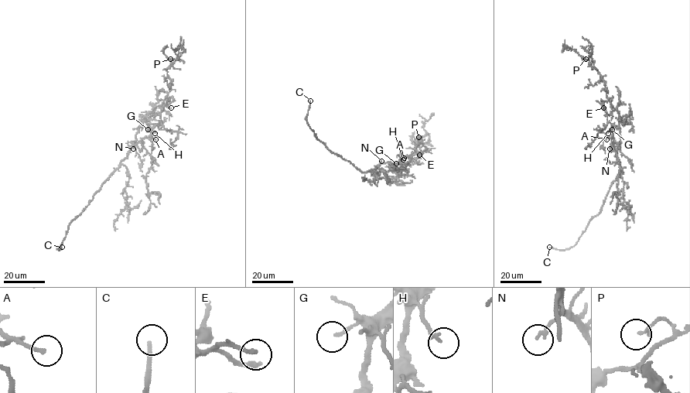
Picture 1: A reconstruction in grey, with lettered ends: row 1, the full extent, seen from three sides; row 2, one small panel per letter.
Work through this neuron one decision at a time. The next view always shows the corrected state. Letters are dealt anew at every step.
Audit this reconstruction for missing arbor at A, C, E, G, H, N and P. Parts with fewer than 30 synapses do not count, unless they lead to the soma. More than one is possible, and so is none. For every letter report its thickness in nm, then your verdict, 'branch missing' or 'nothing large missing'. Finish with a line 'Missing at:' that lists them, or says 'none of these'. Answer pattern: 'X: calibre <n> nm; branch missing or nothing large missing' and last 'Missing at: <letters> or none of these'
A: calibre 160 nm; branch missing
C: calibre 190 nm; branch missing
E: calibre 160 nm; nothing large missing
G: calibre 110 nm; nothing large missing
H: calibre 180 nm; branch missing
N: calibre 170 nm; nothing large missing
P: calibre 140 nm; nothing large missing
Missing at: A, C, H

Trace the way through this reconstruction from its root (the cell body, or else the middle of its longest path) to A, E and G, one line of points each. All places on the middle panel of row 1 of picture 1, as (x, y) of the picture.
A: (379, 169), (380, 163), (397, 163), (400, 158), (404, 158)
E: (379, 169), (380, 163), (407, 162), (411, 155), (419, 155)
G: (379, 169), (380, 163), (396, 163)

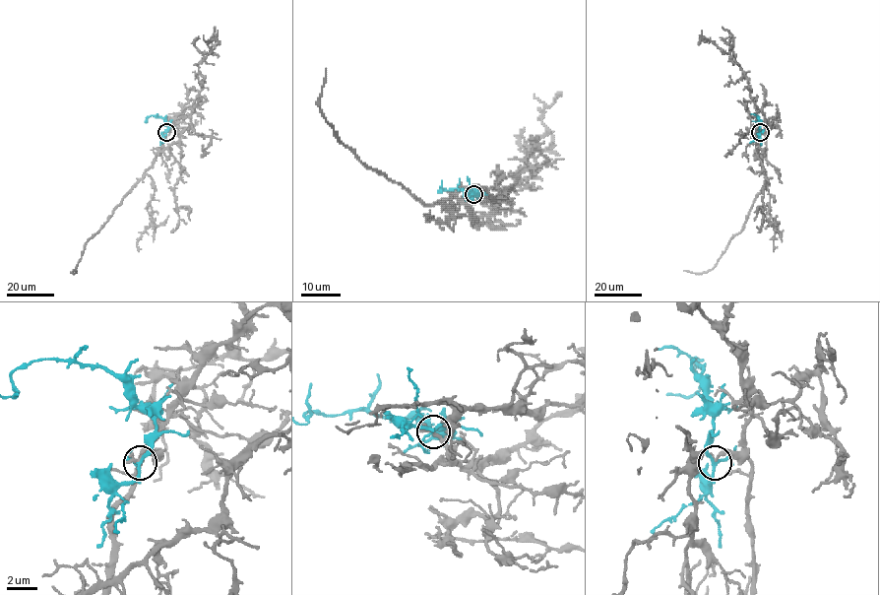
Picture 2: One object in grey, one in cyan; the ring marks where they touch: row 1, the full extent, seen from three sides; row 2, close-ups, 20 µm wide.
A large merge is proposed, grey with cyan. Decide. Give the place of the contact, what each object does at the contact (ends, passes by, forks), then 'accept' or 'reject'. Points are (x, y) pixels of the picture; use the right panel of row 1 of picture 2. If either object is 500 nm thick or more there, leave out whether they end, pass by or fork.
at (760, 132); grey passes by; cyan forks there; reject

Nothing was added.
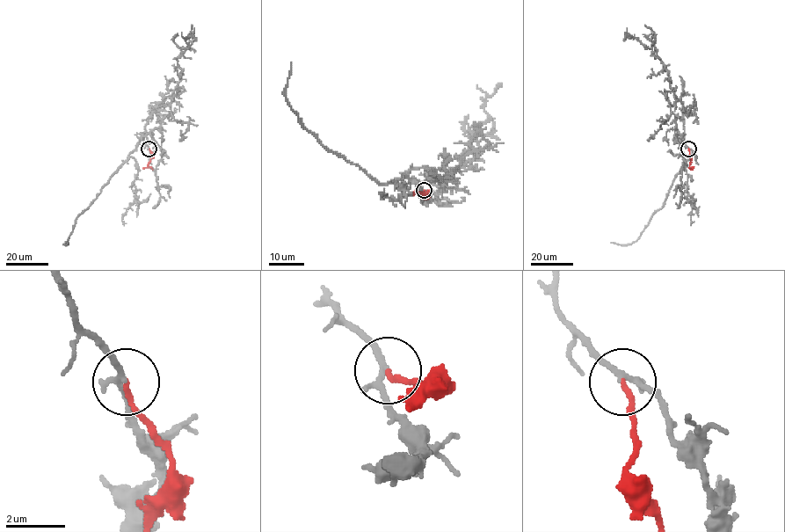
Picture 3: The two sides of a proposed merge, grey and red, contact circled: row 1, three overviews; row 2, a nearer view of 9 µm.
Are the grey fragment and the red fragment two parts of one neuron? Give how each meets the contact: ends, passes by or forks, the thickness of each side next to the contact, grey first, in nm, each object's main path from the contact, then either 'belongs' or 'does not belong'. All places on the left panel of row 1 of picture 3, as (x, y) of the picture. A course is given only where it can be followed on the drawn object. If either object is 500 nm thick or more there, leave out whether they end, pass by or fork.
grey passes by | red ends | 200/160 nm | grey via (149, 149), (142, 138), (140, 141), (96, 198), (78, 214), (69, 242) | red via (149, 149), (152, 157), (148, 167), (153, 170) | belongs

